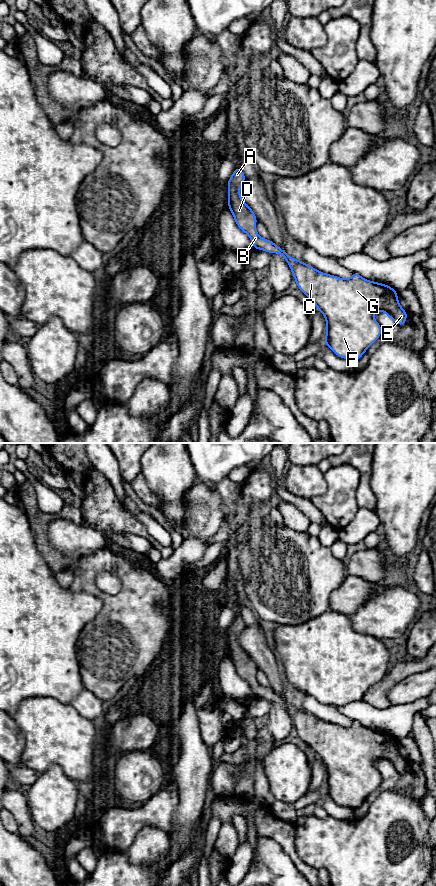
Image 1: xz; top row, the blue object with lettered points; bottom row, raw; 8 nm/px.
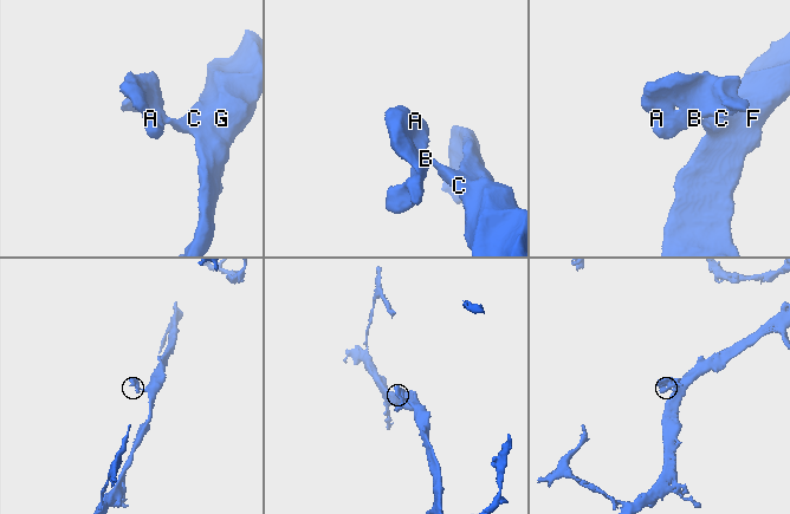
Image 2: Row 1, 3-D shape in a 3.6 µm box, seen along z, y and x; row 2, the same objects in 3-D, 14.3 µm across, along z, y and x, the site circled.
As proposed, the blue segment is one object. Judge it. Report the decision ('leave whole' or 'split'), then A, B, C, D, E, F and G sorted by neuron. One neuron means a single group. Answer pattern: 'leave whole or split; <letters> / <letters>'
leave whole; A B C D E F G

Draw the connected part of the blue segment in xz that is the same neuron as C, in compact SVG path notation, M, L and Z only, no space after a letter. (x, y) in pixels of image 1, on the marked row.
M236 167L228 183L228 208L233 214L236 225L251 239L256 250L265 250L269 254L278 253L288 263L293 278L298 288L316 305L326 319L325 345L337 356L351 361L360 359L365 351L381 336L382 328L375 320L373 313L383 311L399 326L404 326L408 313L398 302L397 290L382 284L366 280L358 273L352 273L350 279L343 279L331 274L318 271L307 265L302 260L296 260L289 256L285 249L281 249L270 239L260 237L256 231L257 217L252 209L240 196L240 187L245 182L246 176L240 167Z

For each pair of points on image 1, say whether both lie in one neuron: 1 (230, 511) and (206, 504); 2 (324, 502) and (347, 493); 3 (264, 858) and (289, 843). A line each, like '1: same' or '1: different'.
1: different
2: same
3: different

